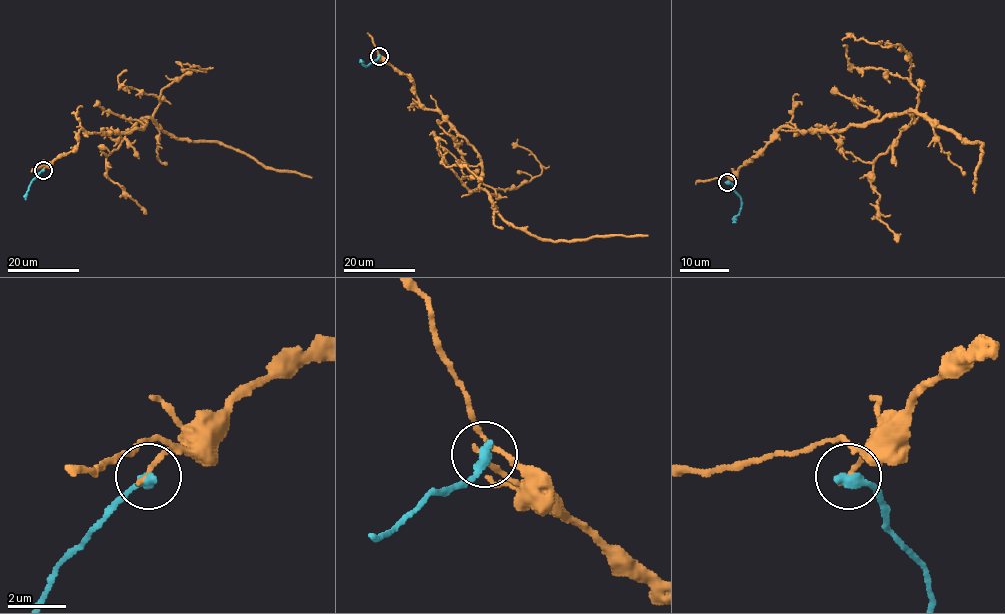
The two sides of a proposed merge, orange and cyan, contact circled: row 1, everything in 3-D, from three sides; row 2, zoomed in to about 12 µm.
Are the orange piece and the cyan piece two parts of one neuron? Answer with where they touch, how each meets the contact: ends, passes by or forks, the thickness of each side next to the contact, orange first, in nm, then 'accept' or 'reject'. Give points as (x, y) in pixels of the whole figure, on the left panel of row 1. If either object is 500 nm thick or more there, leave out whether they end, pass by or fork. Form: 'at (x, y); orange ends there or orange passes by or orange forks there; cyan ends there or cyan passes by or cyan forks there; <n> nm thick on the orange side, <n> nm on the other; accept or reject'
at (43, 170); orange ends there; cyan ends there; 160 nm thick on the orange side, 400 nm on the other; reject

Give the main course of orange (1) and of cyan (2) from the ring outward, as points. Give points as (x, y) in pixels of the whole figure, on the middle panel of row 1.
1: (379, 56), (409, 76), (418, 101), (474, 148), (481, 187), (513, 225), (558, 241), (648, 235)
2: (379, 56), (367, 66), (363, 65), (361, 59)

